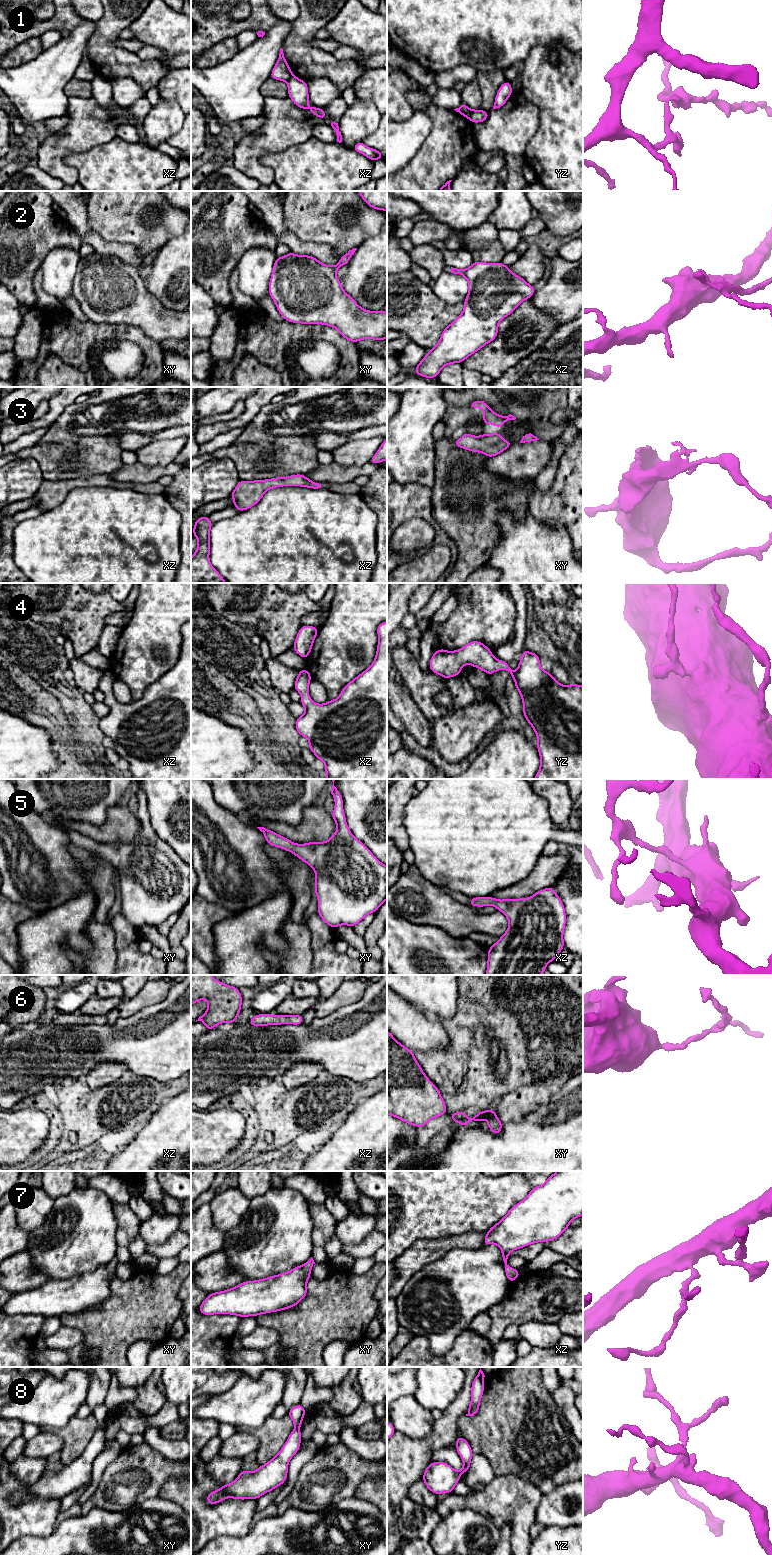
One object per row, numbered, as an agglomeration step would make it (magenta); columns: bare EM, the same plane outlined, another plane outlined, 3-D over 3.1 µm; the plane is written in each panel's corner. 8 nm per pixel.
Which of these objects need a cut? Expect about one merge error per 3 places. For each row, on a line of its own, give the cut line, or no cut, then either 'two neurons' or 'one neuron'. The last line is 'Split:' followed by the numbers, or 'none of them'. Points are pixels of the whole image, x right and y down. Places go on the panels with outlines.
1: cut yz (471, 110), (470, 120); two neurons
2: cut none; one neuron
3: cut none; one neuron
4: cut none; one neuron
5: cut none; one neuron
6: cut none; one neuron
7: cut none; one neuron
8: cut none; one neuron
Split: 1

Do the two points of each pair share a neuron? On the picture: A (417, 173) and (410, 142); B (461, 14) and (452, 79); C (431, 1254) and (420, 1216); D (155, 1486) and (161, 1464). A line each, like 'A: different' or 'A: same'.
A: different
B: different
C: different
D: same

